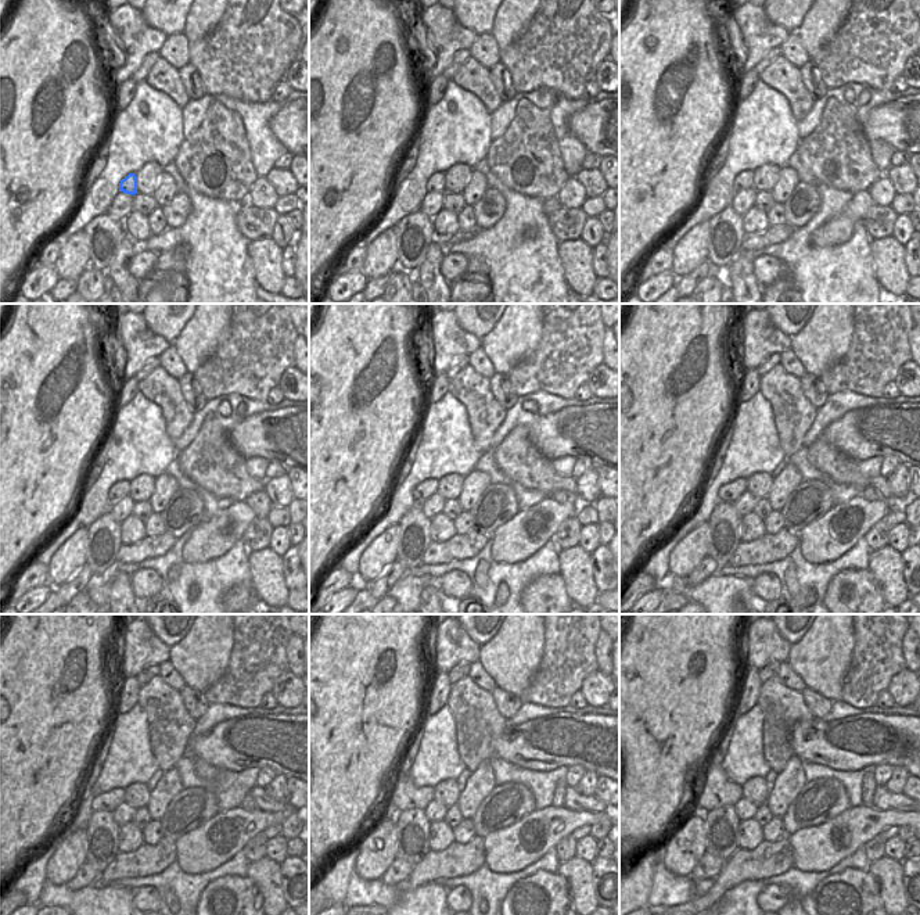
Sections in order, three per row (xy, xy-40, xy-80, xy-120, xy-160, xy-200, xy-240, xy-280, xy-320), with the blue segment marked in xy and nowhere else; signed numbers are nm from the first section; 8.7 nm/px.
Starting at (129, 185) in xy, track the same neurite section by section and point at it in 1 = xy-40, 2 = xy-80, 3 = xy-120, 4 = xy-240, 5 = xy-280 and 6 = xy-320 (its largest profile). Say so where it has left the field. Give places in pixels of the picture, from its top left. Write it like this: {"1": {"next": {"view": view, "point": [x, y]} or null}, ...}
{"1": {"next": {"view": "xy-40", "point": [437, 182]}}, "2": {"next": {"view": "xy-80", "point": [743, 180]}}, "3": {"next": {"view": "xy-120", "point": [119, 490]}}, "4": {"next": {"view": "xy-240", "point": [105, 802]}}, "5": {"next": {"view": "xy-280", "point": [405, 795]}}, "6": {"next": {"view": "xy-320", "point": [717, 790]}}}

